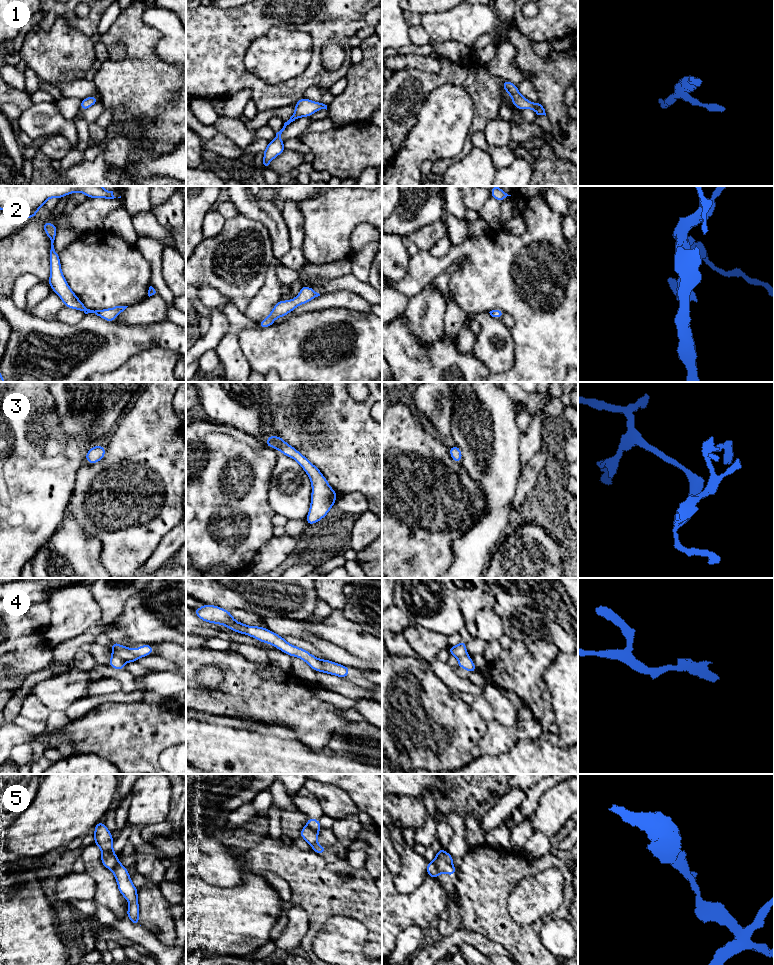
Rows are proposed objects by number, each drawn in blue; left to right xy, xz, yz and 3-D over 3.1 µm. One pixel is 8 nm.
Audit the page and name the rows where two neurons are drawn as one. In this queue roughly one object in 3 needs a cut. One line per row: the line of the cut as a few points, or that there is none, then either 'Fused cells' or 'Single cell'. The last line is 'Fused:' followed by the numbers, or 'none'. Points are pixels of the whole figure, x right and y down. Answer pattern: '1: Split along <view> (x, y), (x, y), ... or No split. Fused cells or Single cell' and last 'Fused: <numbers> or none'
1: No split. Single cell
2: No split. Single cell
3: No split. Single cell
4: No split. Single cell
5: Split along xz (306, 825), (317, 832). Fused cells
Fused: 5

